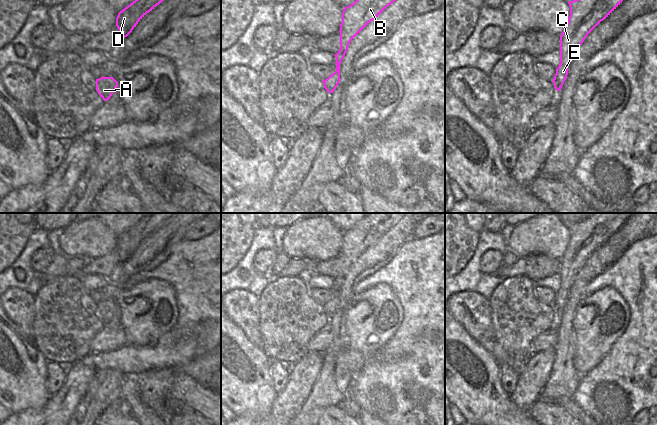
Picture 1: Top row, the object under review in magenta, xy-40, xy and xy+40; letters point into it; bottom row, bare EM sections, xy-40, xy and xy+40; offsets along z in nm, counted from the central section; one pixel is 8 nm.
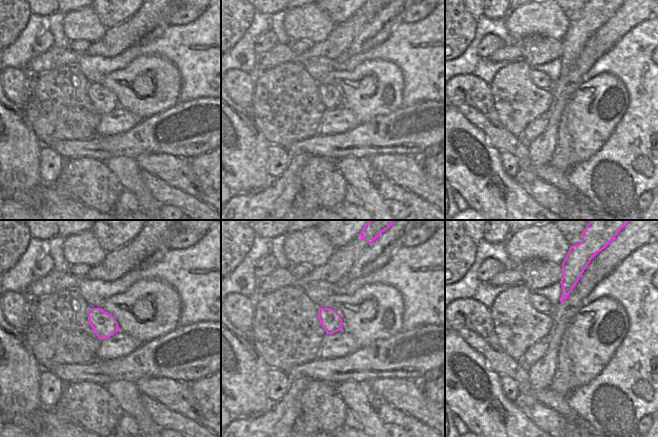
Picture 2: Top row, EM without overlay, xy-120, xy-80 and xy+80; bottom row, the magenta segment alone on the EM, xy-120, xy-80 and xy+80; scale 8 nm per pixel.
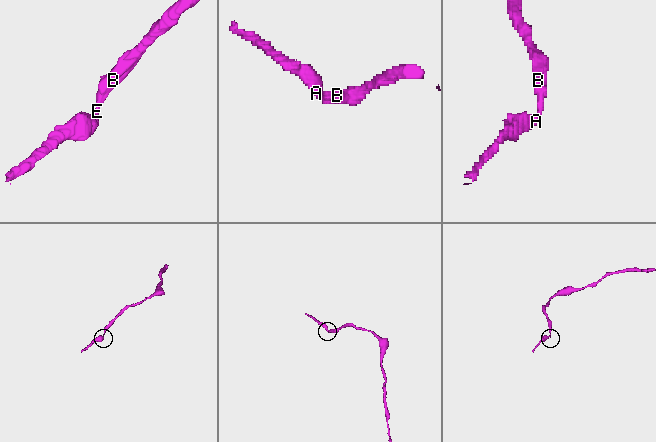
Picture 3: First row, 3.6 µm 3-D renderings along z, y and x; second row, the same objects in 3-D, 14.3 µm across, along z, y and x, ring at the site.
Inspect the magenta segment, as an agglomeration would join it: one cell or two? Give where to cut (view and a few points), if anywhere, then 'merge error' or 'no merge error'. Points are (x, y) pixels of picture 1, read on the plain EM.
cut none; no merge error

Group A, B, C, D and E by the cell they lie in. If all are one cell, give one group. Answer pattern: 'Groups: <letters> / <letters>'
Groups: A B C D E.

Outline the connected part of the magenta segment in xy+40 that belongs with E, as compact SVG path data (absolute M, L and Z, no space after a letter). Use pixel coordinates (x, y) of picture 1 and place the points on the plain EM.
M590 213L579 223L569 225L570 240L560 259L560 288L552 306L561 314L568 299L568 289L588 258L606 243L632 213Z

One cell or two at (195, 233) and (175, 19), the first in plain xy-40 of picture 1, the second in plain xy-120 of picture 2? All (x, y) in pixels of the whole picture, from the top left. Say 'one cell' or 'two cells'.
one cell

